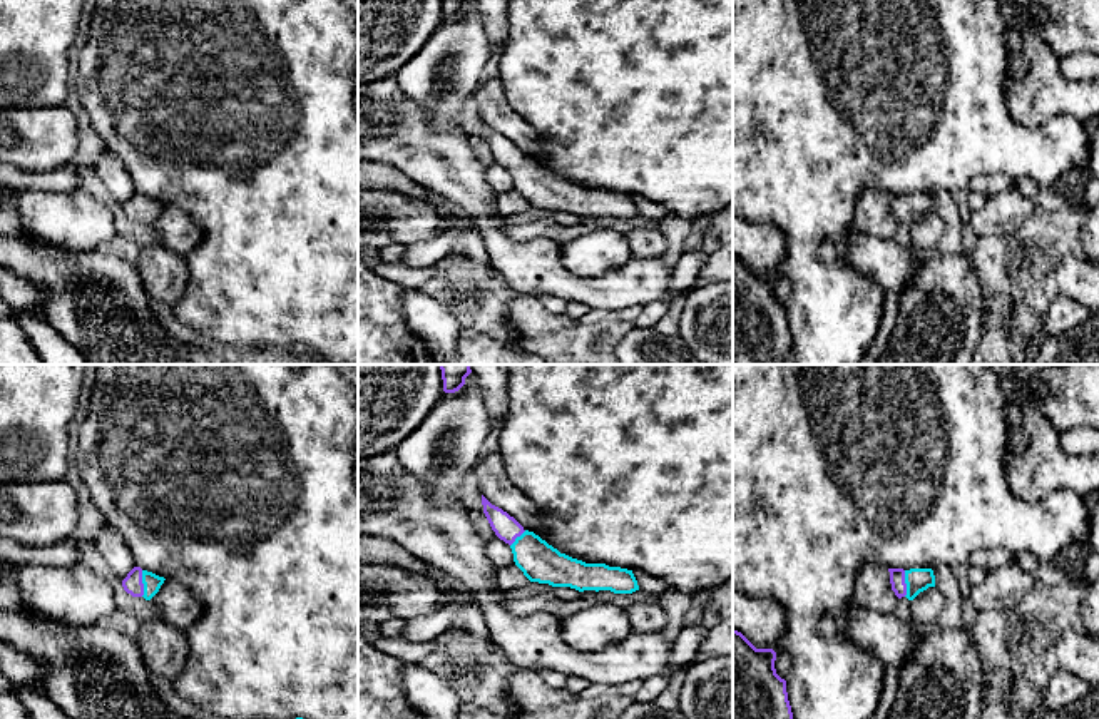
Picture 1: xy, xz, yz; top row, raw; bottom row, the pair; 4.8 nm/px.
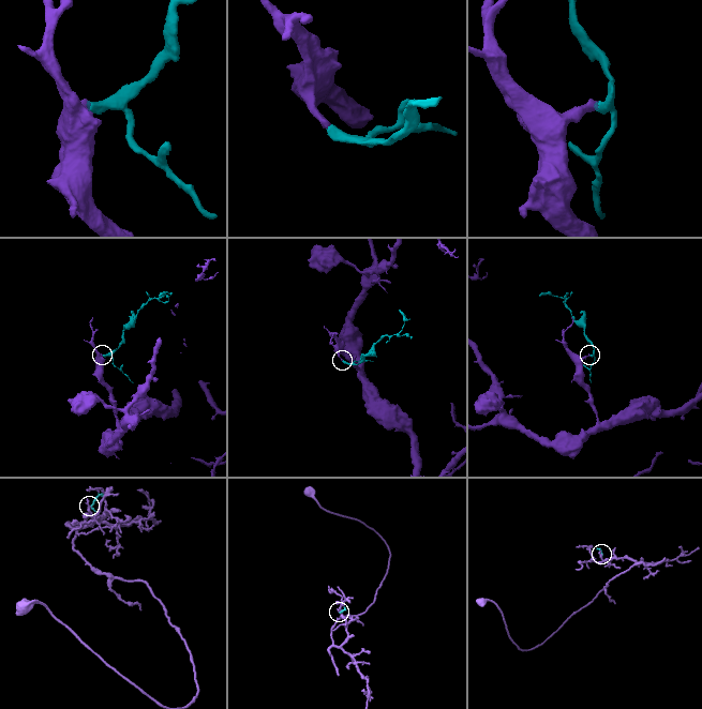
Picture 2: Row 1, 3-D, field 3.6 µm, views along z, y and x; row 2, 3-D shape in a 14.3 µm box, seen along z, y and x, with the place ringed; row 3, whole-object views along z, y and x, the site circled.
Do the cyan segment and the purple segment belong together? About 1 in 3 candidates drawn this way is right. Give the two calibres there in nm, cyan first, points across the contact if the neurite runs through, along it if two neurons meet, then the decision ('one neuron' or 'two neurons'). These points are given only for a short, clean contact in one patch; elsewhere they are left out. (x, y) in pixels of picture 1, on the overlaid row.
90 nm thick on the cyan side, 100 nm on the other; runs through xy (153, 582), (143, 582), (132, 584); one neuron

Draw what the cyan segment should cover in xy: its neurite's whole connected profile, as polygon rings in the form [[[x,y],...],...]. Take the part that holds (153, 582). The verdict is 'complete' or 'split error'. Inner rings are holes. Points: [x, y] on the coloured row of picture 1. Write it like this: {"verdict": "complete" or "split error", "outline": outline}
{"verdict": "split error", "outline": [[[134,567],[122,580],[122,587],[132,597],[151,600],[159,592],[164,580],[164,577],[142,570],[141,567]]]}

